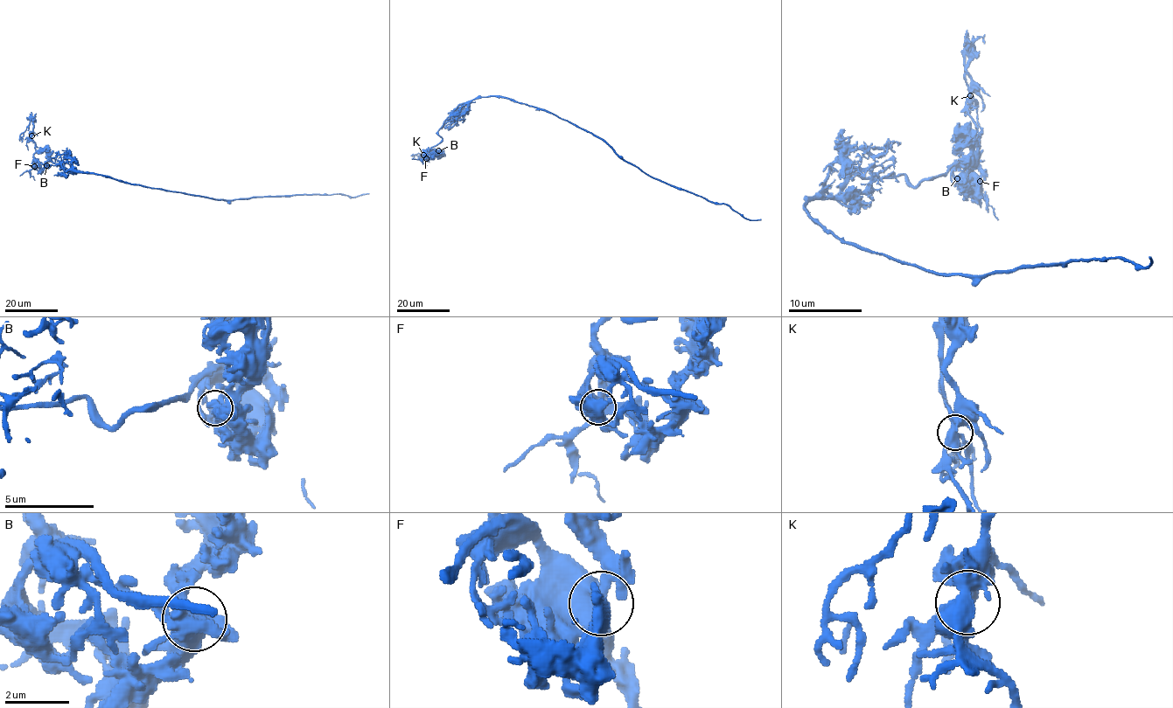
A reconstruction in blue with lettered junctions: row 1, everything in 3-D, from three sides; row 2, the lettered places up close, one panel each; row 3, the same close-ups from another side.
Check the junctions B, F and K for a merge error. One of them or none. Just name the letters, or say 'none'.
F

